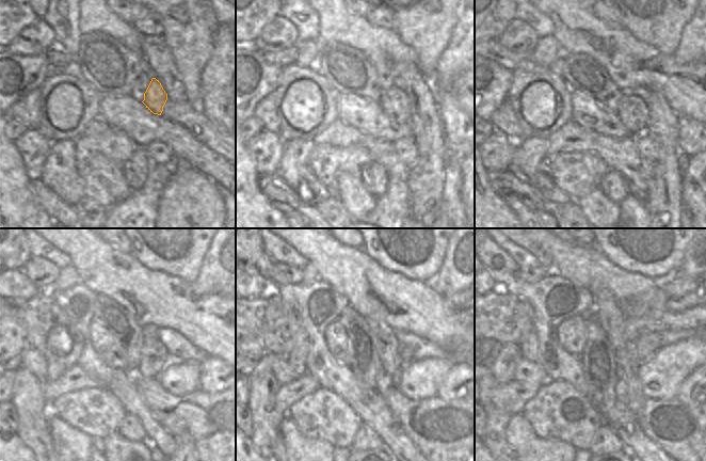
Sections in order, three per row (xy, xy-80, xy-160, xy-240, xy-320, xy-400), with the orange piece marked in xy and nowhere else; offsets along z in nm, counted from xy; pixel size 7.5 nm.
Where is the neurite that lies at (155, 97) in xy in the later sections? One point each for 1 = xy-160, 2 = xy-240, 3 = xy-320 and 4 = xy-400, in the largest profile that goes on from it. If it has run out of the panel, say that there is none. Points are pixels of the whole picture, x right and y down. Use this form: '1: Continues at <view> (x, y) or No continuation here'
1: Continues at xy-160 (632, 111)
2: Continues at xy-240 (155, 356)
3: Continues at xy-320 (389, 353)
4: Continues at xy-400 (621, 386).

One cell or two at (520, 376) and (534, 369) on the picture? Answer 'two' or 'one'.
one

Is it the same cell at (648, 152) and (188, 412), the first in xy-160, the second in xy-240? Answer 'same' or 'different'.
different

